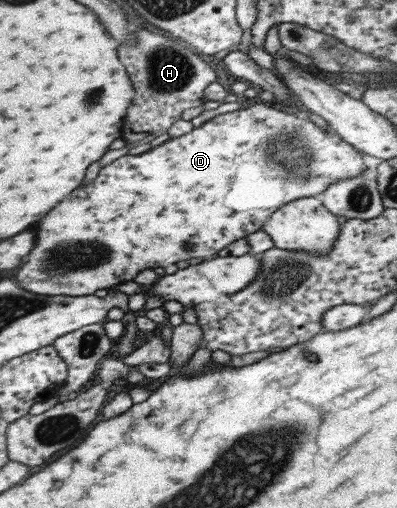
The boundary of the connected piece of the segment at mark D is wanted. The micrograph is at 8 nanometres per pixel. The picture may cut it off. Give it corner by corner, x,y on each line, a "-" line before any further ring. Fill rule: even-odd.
255,103
245,109
237,109
231,112
211,117
201,126
193,127
189,133
177,137
171,137
153,150
139,154
139,156
121,156
119,160
103,166
97,174
97,178
91,184
81,186
75,190
75,194
67,194
59,206
39,222
37,230
37,246
29,254
29,260
19,269
16,281
31,292
49,296
85,296
92,295
95,290
109,289
121,282
133,280
133,277
143,269
153,269
157,266
175,264
179,260
190,261
191,265
199,264
215,258
221,250
224,250
231,242
245,239
260,229
260,226
281,206
297,200
297,198
309,198
309,196
320,197
325,188
338,180
347,180
363,174
364,168
361,155
350,144
341,140
334,131
324,131
315,122
308,120
302,111
287,111
277,105
270,103

